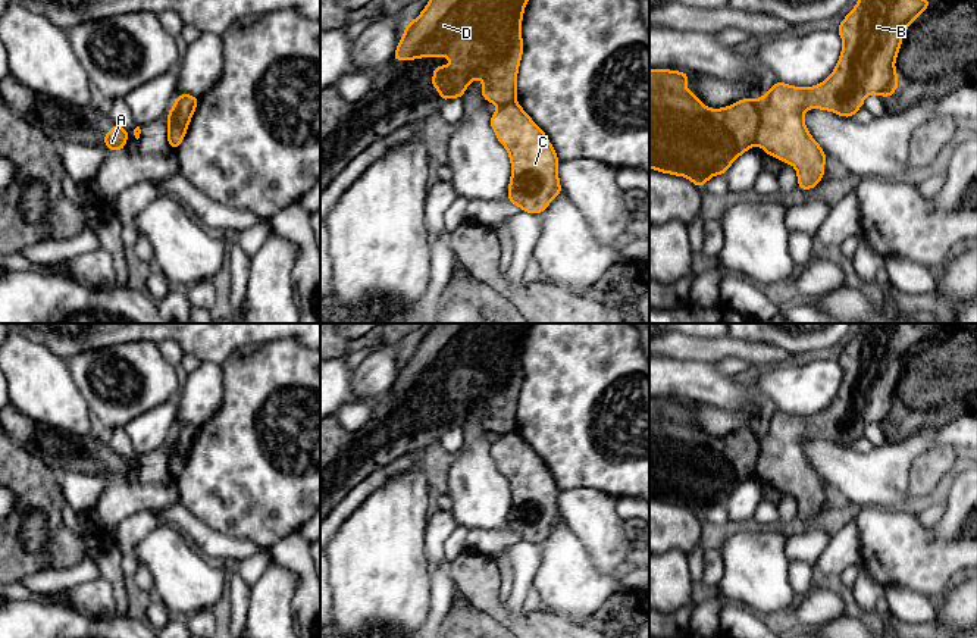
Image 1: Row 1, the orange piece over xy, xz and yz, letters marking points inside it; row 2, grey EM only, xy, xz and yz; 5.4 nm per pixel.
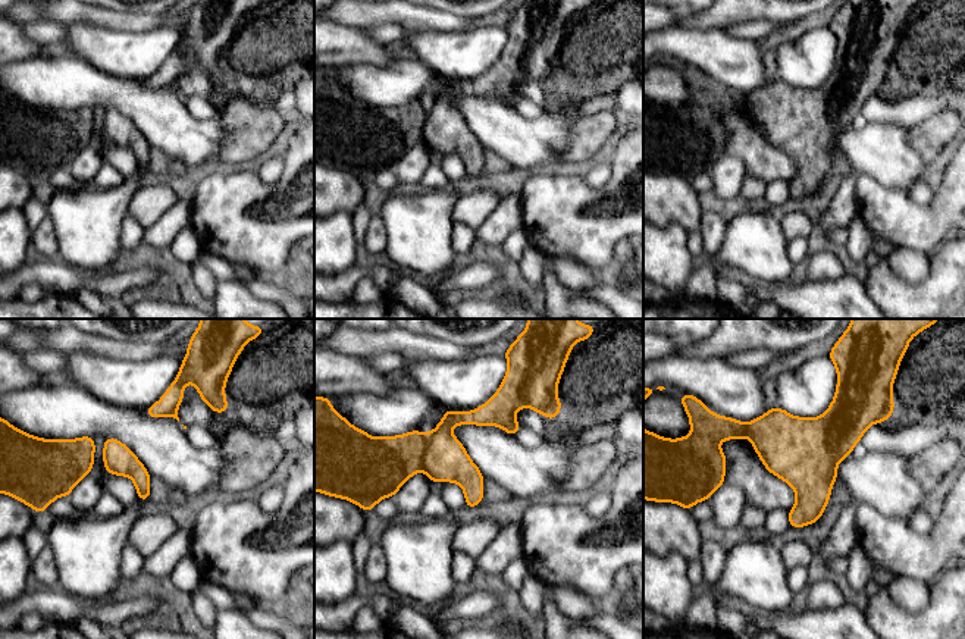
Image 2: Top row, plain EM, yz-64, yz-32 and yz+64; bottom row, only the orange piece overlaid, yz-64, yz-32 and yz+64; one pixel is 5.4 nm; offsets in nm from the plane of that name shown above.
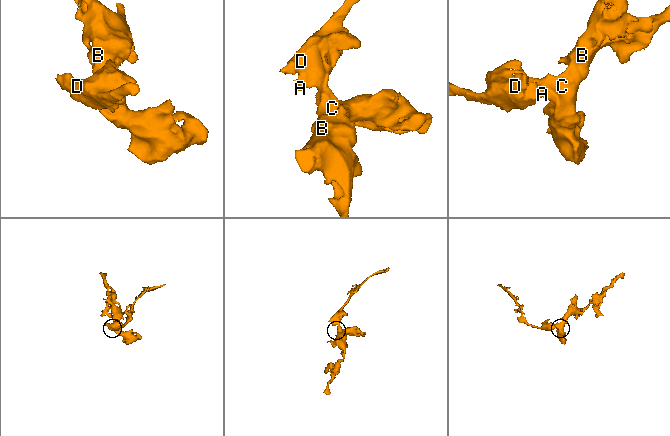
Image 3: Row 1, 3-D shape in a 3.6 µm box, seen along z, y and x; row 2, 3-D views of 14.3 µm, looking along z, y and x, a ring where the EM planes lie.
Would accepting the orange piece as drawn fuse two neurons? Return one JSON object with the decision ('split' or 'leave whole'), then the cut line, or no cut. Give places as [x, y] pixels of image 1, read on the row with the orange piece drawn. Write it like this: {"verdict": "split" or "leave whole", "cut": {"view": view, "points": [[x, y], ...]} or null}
{"verdict": "split", "cut": {"view": "yz", "points": [[755, 100], [758, 112], [757, 141]]}}

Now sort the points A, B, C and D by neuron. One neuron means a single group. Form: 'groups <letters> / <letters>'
groups A D / B C

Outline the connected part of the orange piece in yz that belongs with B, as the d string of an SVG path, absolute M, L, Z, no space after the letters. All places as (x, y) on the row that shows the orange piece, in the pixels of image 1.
M859 0L836 28L843 49L833 74L810 88L777 81L757 100L757 144L795 166L798 187L814 188L824 175L826 153L810 135L805 109L854 118L867 94L890 97L899 85L895 59L905 29L931 0Z

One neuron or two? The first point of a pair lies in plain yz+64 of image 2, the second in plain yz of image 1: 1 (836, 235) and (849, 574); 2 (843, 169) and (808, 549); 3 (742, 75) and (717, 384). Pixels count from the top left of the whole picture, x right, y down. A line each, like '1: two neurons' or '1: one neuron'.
1: one neuron
2: two neurons
3: one neuron

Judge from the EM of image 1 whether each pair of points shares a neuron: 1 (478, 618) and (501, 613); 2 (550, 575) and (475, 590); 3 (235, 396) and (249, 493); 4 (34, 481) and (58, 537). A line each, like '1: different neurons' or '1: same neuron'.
1: different neurons
2: different neurons
3: same neuron
4: same neuron

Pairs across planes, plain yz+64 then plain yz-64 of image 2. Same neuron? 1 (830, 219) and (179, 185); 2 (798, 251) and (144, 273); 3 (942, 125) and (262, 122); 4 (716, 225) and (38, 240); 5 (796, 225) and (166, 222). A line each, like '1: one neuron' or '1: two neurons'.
1: two neurons
2: two neurons
3: one neuron
4: one neuron
5: two neurons

